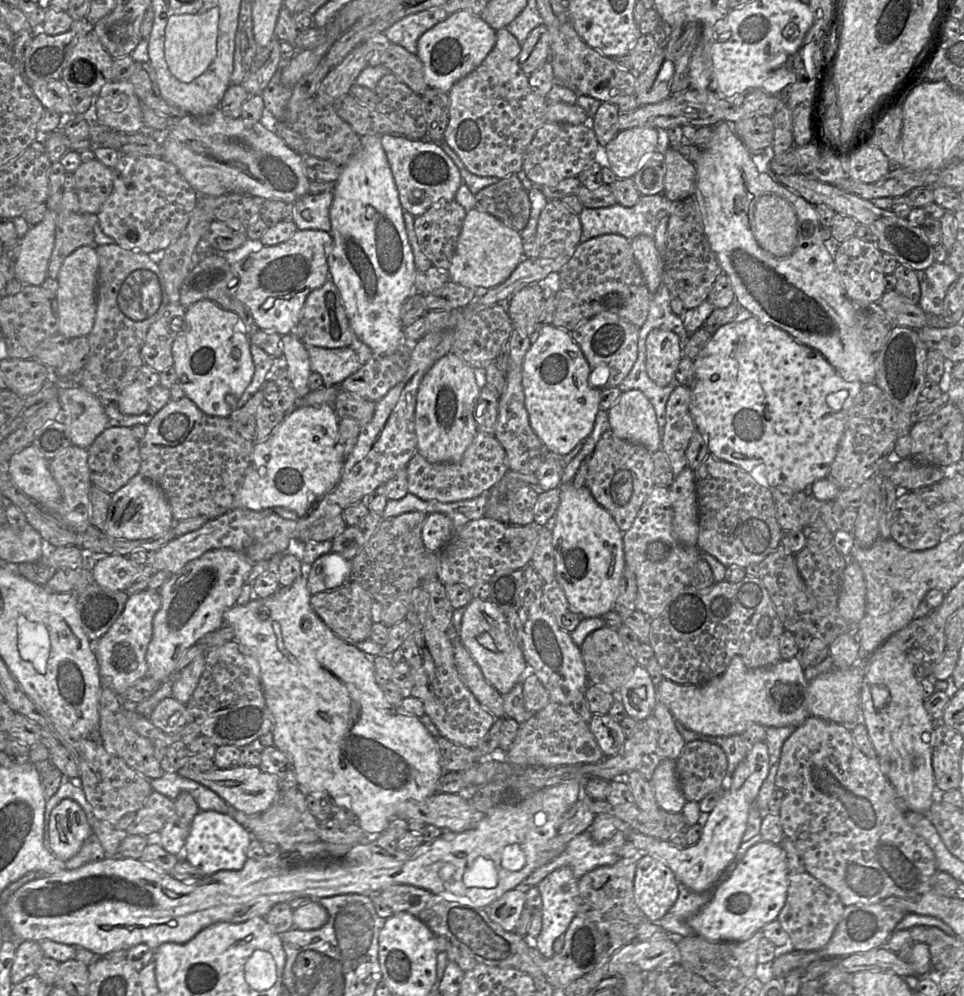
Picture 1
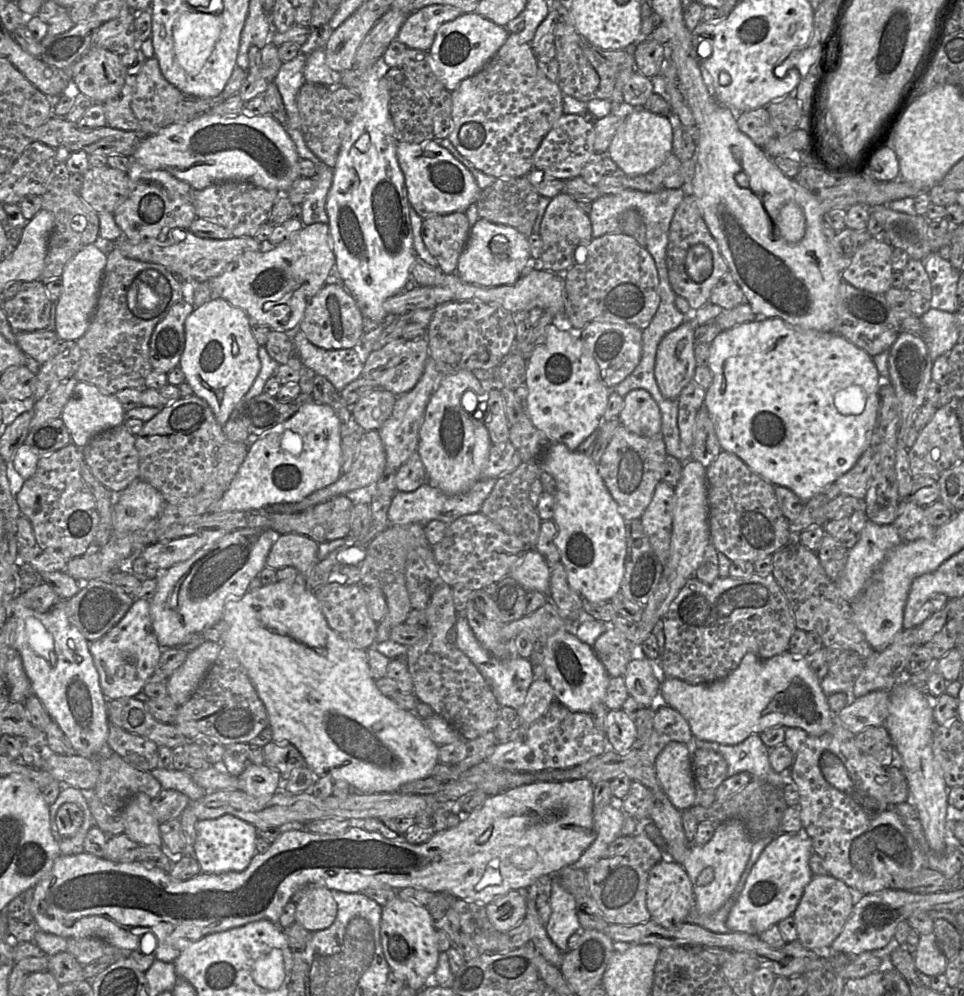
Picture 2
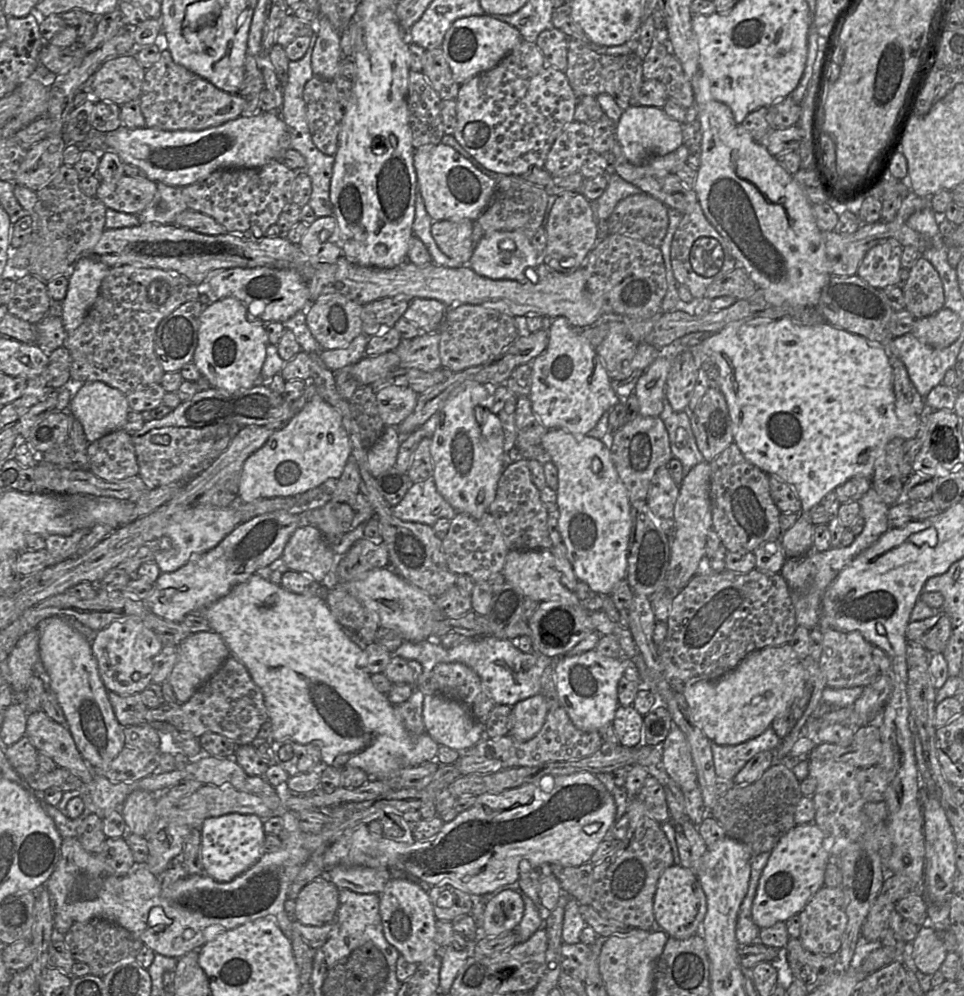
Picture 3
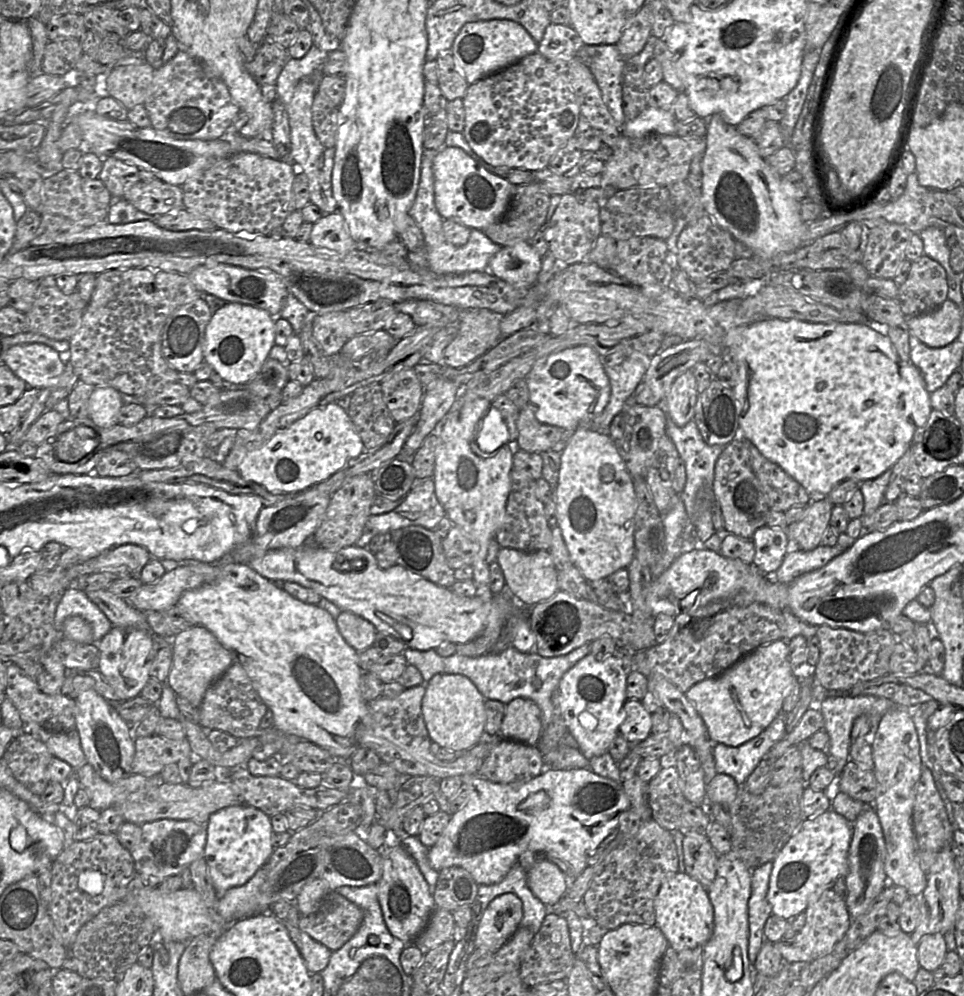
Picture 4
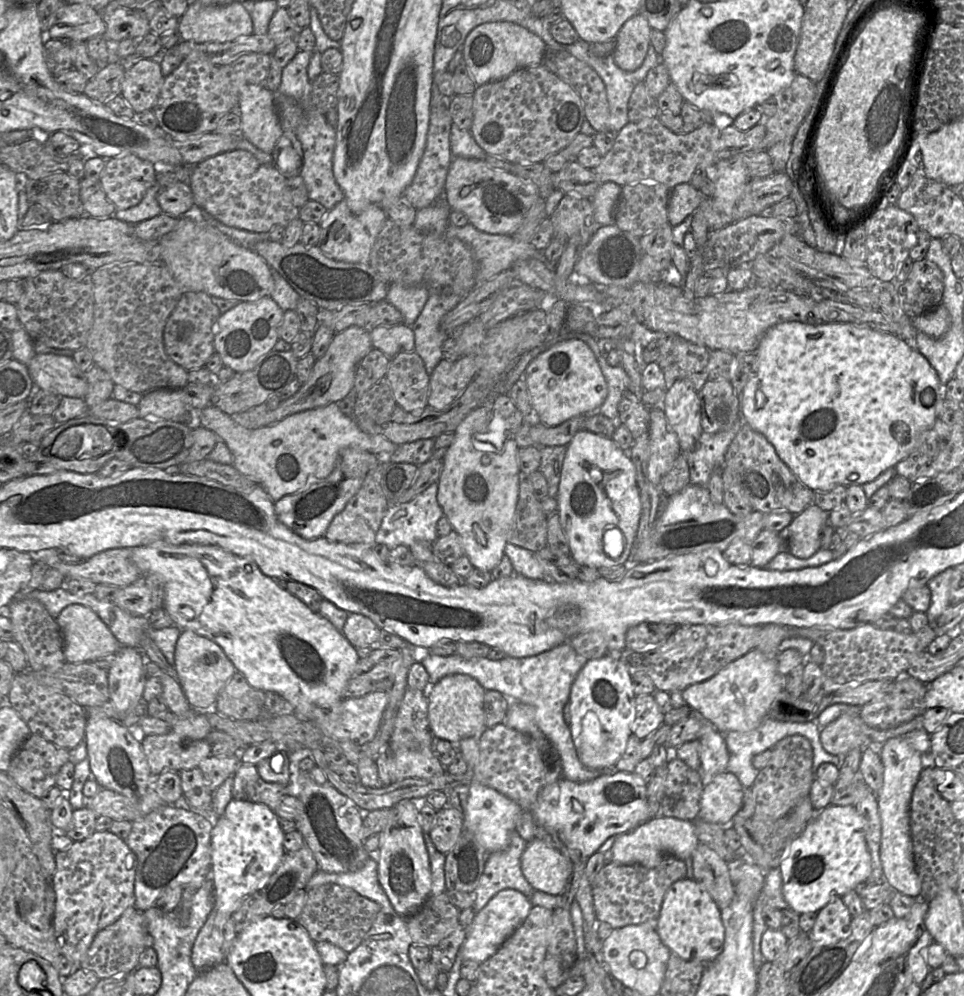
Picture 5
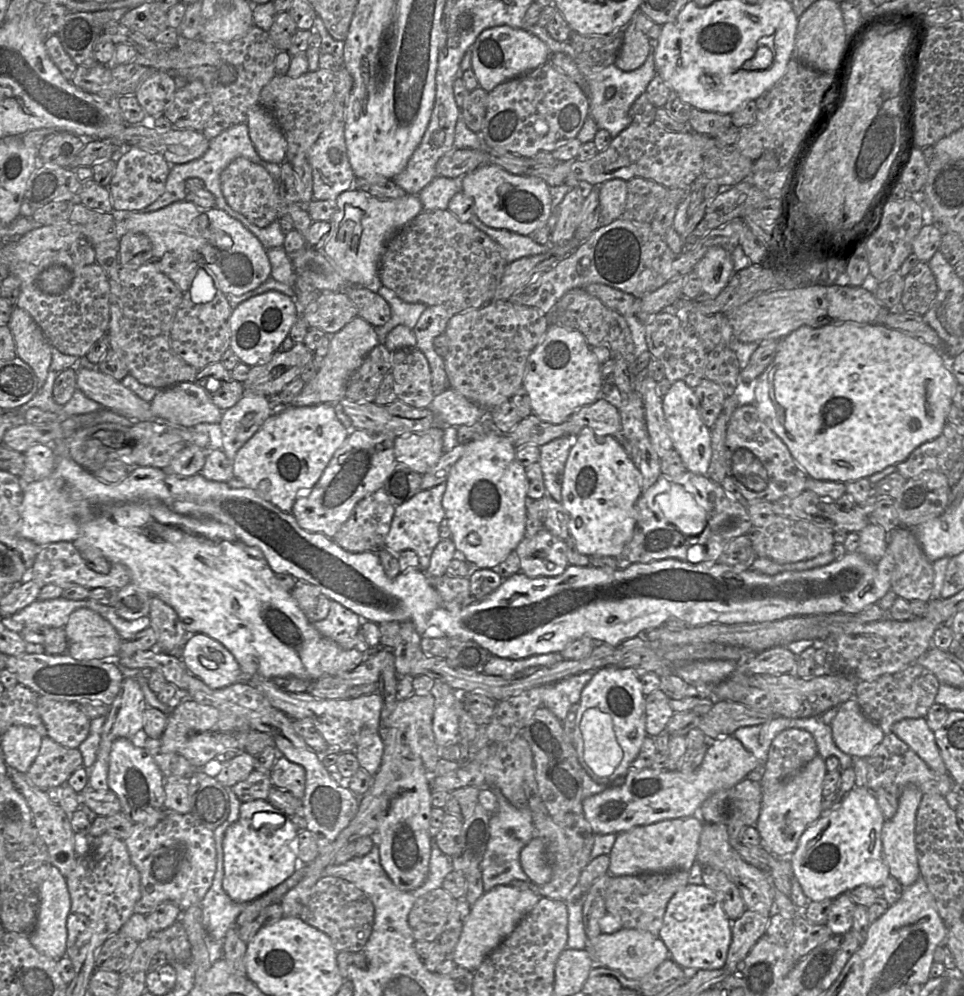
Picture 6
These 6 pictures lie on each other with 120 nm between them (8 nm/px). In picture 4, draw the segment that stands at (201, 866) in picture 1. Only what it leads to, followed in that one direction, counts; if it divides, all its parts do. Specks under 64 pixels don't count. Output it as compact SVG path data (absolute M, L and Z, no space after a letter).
M239 803L210 815L207 825L204 859L218 898L229 889L246 884L263 867L273 851L270 816L258 808Z

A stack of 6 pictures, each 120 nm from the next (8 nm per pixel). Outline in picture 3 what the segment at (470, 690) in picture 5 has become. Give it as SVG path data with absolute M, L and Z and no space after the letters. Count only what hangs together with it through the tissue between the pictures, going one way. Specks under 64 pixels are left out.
M440 693L429 694L424 697L422 718L426 733L439 745L457 750L460 755L478 744L486 736L485 725L476 721L465 705Z

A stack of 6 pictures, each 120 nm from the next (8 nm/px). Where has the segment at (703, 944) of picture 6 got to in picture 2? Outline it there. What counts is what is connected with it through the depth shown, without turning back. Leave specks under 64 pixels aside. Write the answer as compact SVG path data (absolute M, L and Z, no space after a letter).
M662 859L651 868L646 895L651 919L663 927L674 927L686 921L694 904L693 886L681 864Z

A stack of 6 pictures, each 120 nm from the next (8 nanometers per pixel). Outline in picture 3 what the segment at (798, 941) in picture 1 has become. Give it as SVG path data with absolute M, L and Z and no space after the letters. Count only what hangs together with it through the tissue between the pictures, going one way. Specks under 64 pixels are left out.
M821 887L800 911L799 916L801 922L799 940L806 950L823 955L834 955L839 950L848 922L842 887Z

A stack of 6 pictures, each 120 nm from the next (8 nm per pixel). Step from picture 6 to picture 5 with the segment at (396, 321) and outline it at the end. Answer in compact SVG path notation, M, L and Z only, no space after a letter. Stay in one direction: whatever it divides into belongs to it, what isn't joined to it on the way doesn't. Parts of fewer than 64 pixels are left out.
M389 285L386 301L394 305L403 316L403 323L412 326L422 312L430 289L427 286Z

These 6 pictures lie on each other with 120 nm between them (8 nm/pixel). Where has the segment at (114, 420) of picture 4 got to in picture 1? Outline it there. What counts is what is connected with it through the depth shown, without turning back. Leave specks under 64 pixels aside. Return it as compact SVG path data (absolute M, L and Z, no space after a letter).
M81 385L58 388L58 399L61 406L60 417L73 445L87 449L105 428L111 427L108 425L104 407L96 395L89 393Z

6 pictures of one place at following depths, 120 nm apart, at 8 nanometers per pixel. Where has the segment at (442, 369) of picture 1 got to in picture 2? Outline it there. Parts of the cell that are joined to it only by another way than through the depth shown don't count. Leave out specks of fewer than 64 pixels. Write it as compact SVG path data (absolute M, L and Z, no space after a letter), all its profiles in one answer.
M461 370L455 374L442 375L425 410L419 431L417 451L428 475L428 483L446 494L456 495L467 491L482 479L492 445L489 433L480 419L479 409L469 413L463 406L466 392L473 392L478 407L485 412L489 391L486 391L474 373Z

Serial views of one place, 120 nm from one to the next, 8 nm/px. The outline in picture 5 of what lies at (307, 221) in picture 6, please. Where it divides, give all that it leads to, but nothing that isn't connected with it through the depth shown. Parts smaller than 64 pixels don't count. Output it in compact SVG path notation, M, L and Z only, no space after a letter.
M234 149L191 166L188 184L195 206L224 225L249 232L268 233L273 226L286 227L299 218L299 208L290 201L285 181L286 177L273 164L262 164L251 152Z

